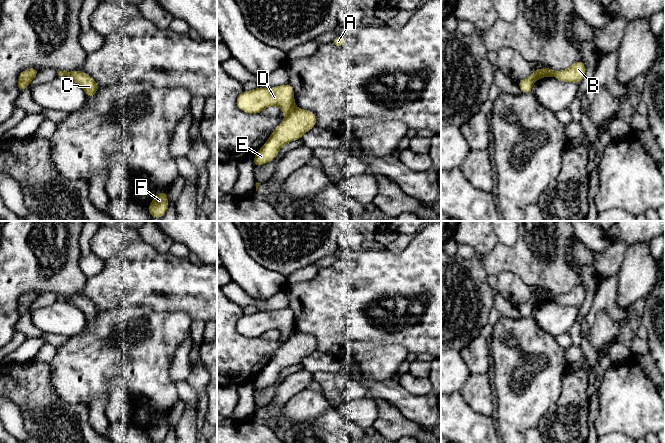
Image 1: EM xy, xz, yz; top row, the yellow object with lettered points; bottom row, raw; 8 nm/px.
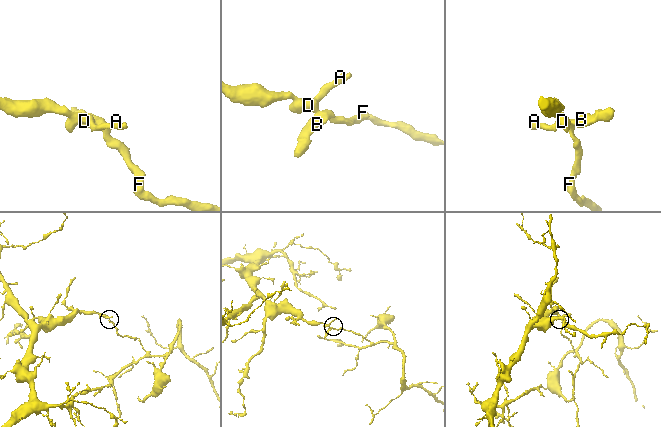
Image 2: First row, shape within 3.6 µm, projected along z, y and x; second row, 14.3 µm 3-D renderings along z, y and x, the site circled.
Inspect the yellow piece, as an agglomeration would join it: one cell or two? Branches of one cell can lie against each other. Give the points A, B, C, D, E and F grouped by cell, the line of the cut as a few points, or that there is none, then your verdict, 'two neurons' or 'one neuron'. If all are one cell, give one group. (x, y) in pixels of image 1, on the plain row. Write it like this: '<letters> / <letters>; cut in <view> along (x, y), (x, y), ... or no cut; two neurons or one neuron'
A D / B C E F; cut in xz along (295, 331), (286, 338); two neurons

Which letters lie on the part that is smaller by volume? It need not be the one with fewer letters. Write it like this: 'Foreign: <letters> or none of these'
Foreign: B, C, E, F

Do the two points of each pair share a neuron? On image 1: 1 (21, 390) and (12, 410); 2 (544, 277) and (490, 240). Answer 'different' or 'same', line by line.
1: different
2: different

